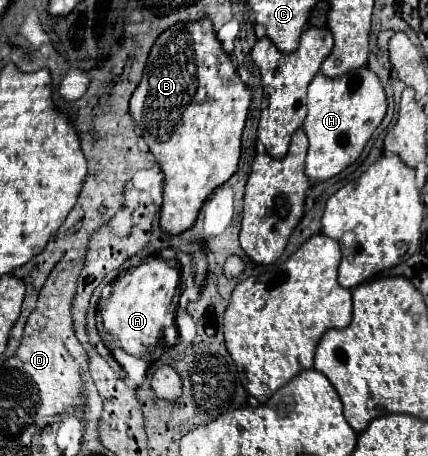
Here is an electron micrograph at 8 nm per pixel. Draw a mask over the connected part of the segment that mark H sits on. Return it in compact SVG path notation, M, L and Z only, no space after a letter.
M367 66L351 70L341 78L325 78L325 74L317 74L307 90L307 110L303 124L309 138L305 174L311 182L323 182L359 158L371 134L385 118L387 96L379 76Z

